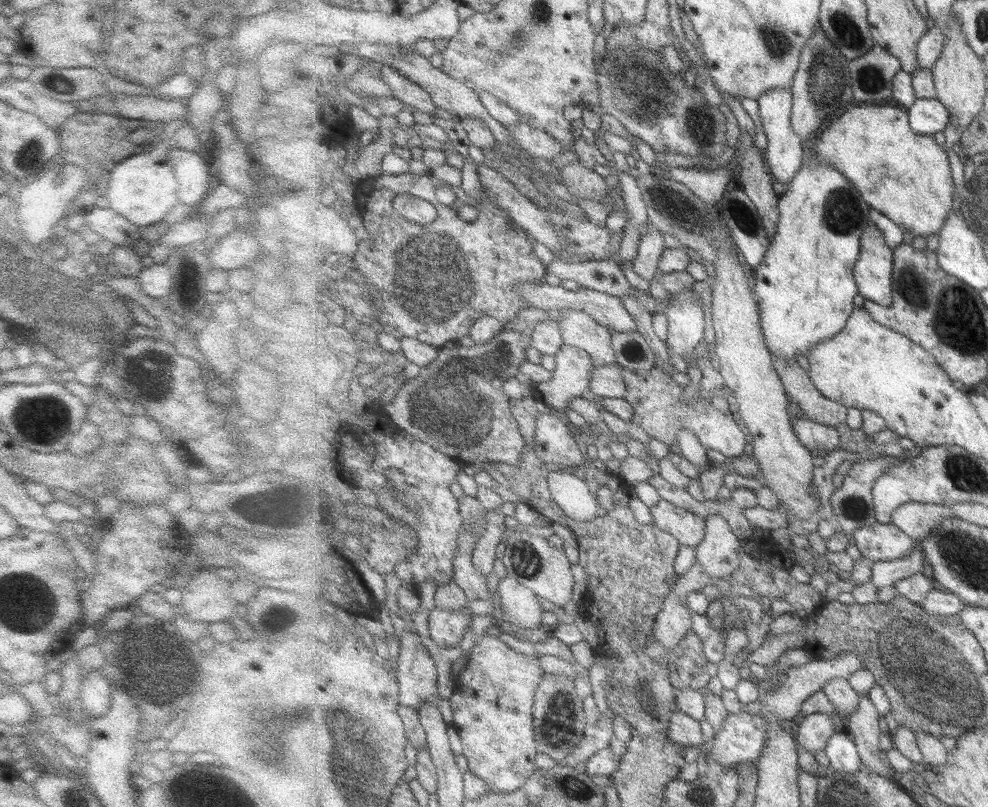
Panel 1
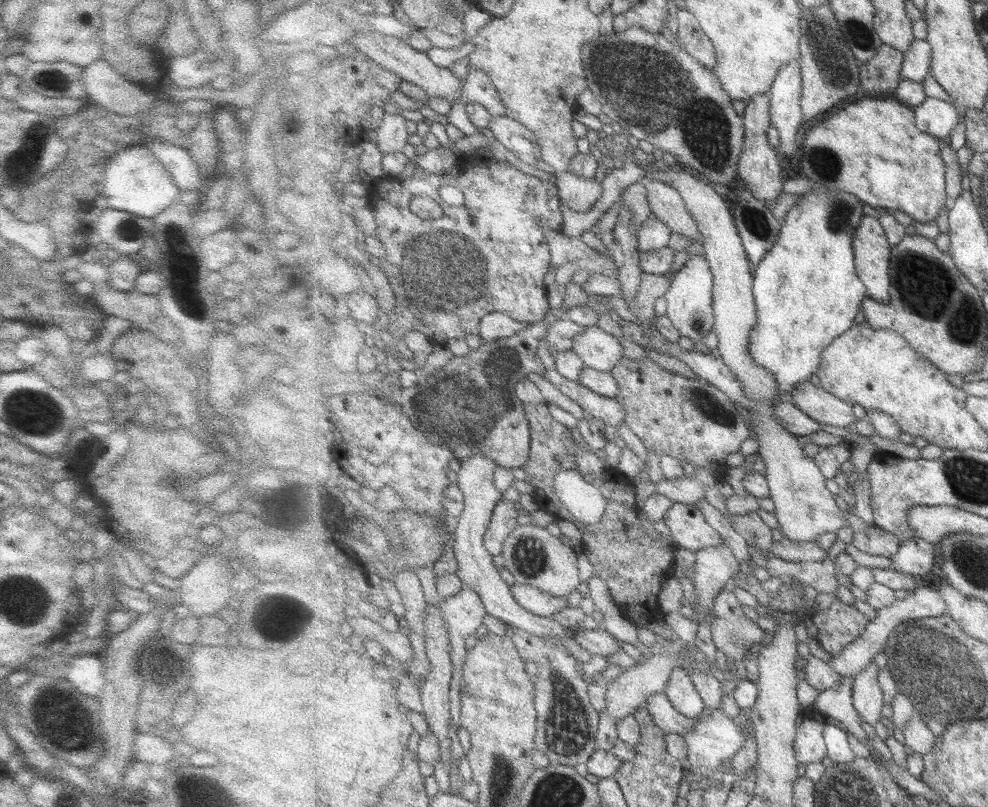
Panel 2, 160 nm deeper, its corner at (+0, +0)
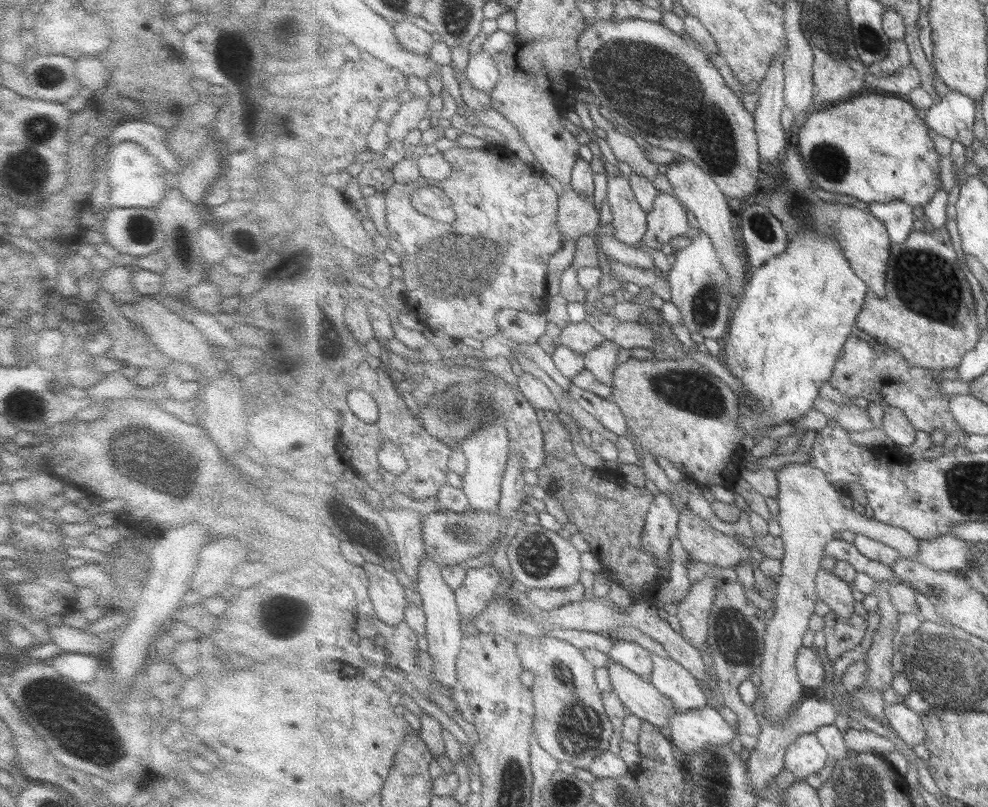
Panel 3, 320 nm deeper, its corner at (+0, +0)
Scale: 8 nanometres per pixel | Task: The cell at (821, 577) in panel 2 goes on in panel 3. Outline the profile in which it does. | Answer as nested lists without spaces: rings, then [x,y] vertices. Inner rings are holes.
[[[833,569],[819,571],[816,584],[820,600],[837,616],[851,618],[856,613],[856,601],[851,585],[837,576]]]

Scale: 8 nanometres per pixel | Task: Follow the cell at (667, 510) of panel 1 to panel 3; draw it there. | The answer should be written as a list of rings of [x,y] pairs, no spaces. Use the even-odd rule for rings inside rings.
[[[687,507],[681,510],[678,527],[678,539],[695,561],[721,568],[751,563],[751,550],[747,550],[737,536],[725,535],[712,528]]]

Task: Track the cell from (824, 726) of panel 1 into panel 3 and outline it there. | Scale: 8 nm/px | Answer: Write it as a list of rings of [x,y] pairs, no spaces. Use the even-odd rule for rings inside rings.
[[[805,733],[788,746],[784,765],[798,781],[804,781],[811,774],[819,774],[830,758],[816,733]]]

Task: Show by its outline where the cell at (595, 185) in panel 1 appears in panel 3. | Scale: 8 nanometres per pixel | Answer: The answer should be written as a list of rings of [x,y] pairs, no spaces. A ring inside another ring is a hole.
[[[564,186],[563,189],[559,204],[558,229],[564,240],[578,241],[600,227],[599,210],[589,196],[583,196],[571,186]]]

